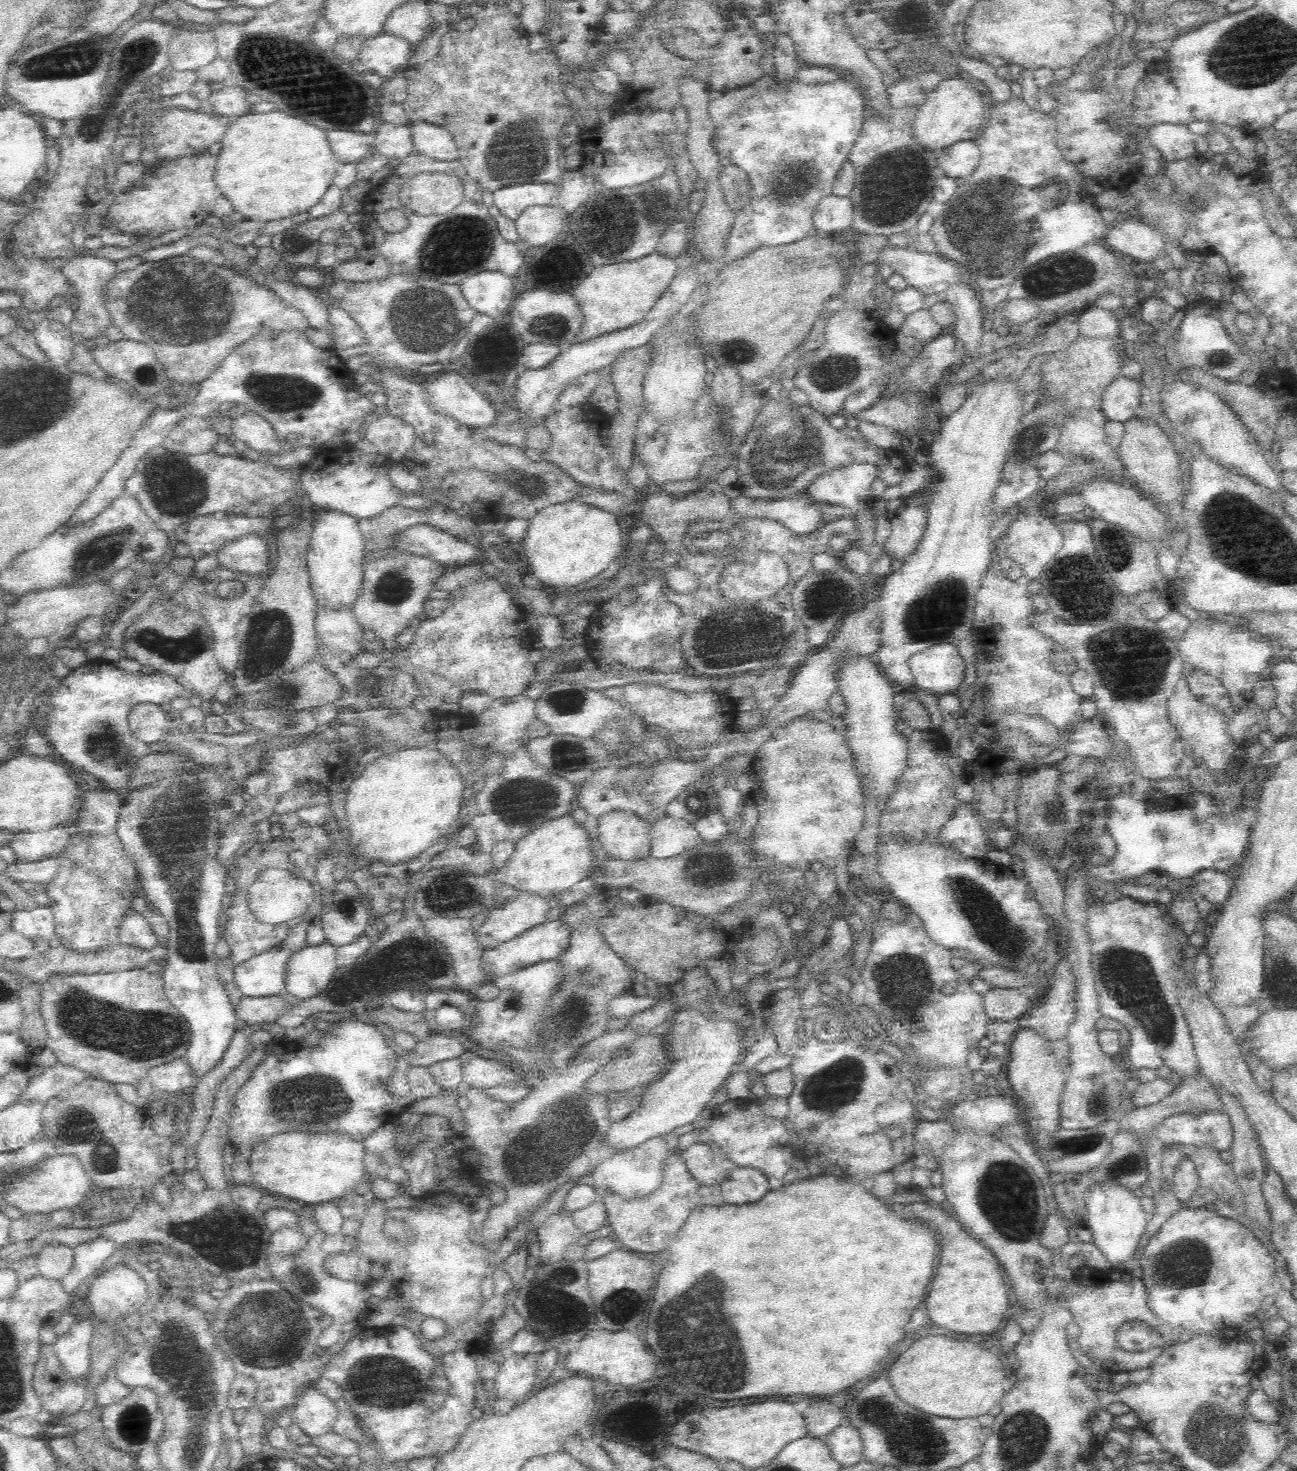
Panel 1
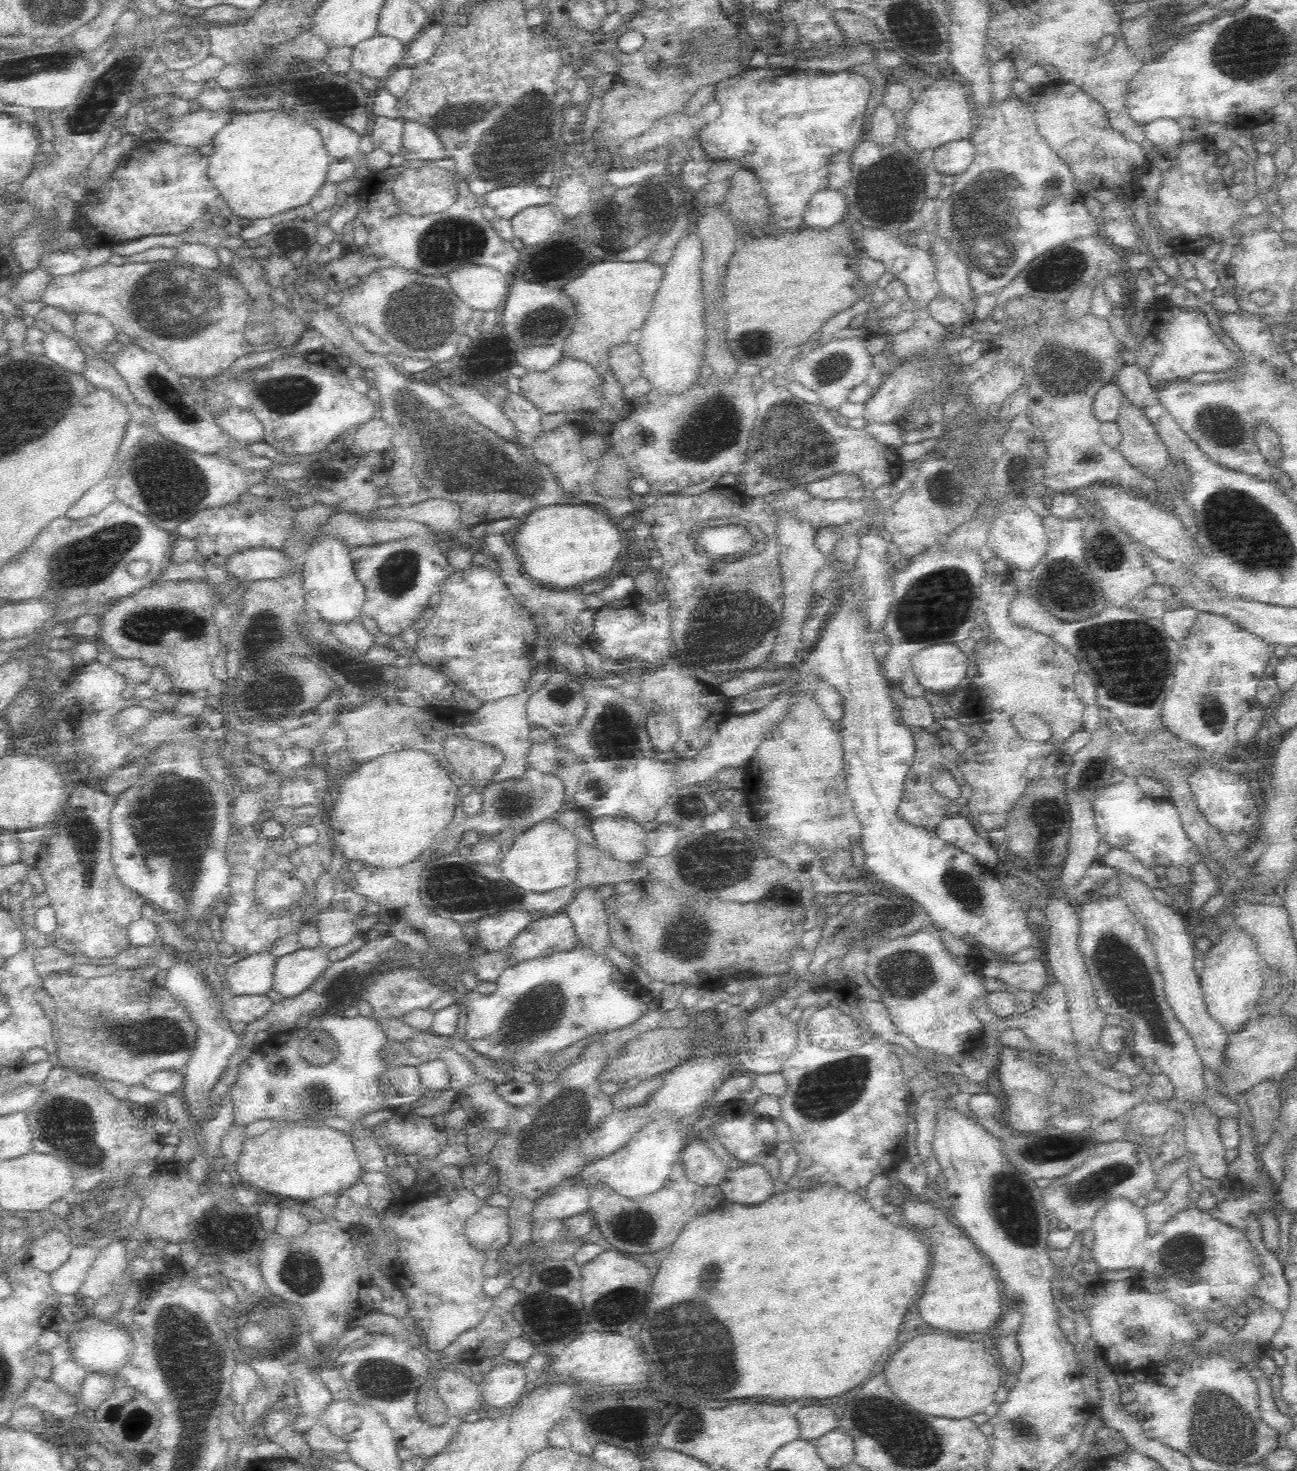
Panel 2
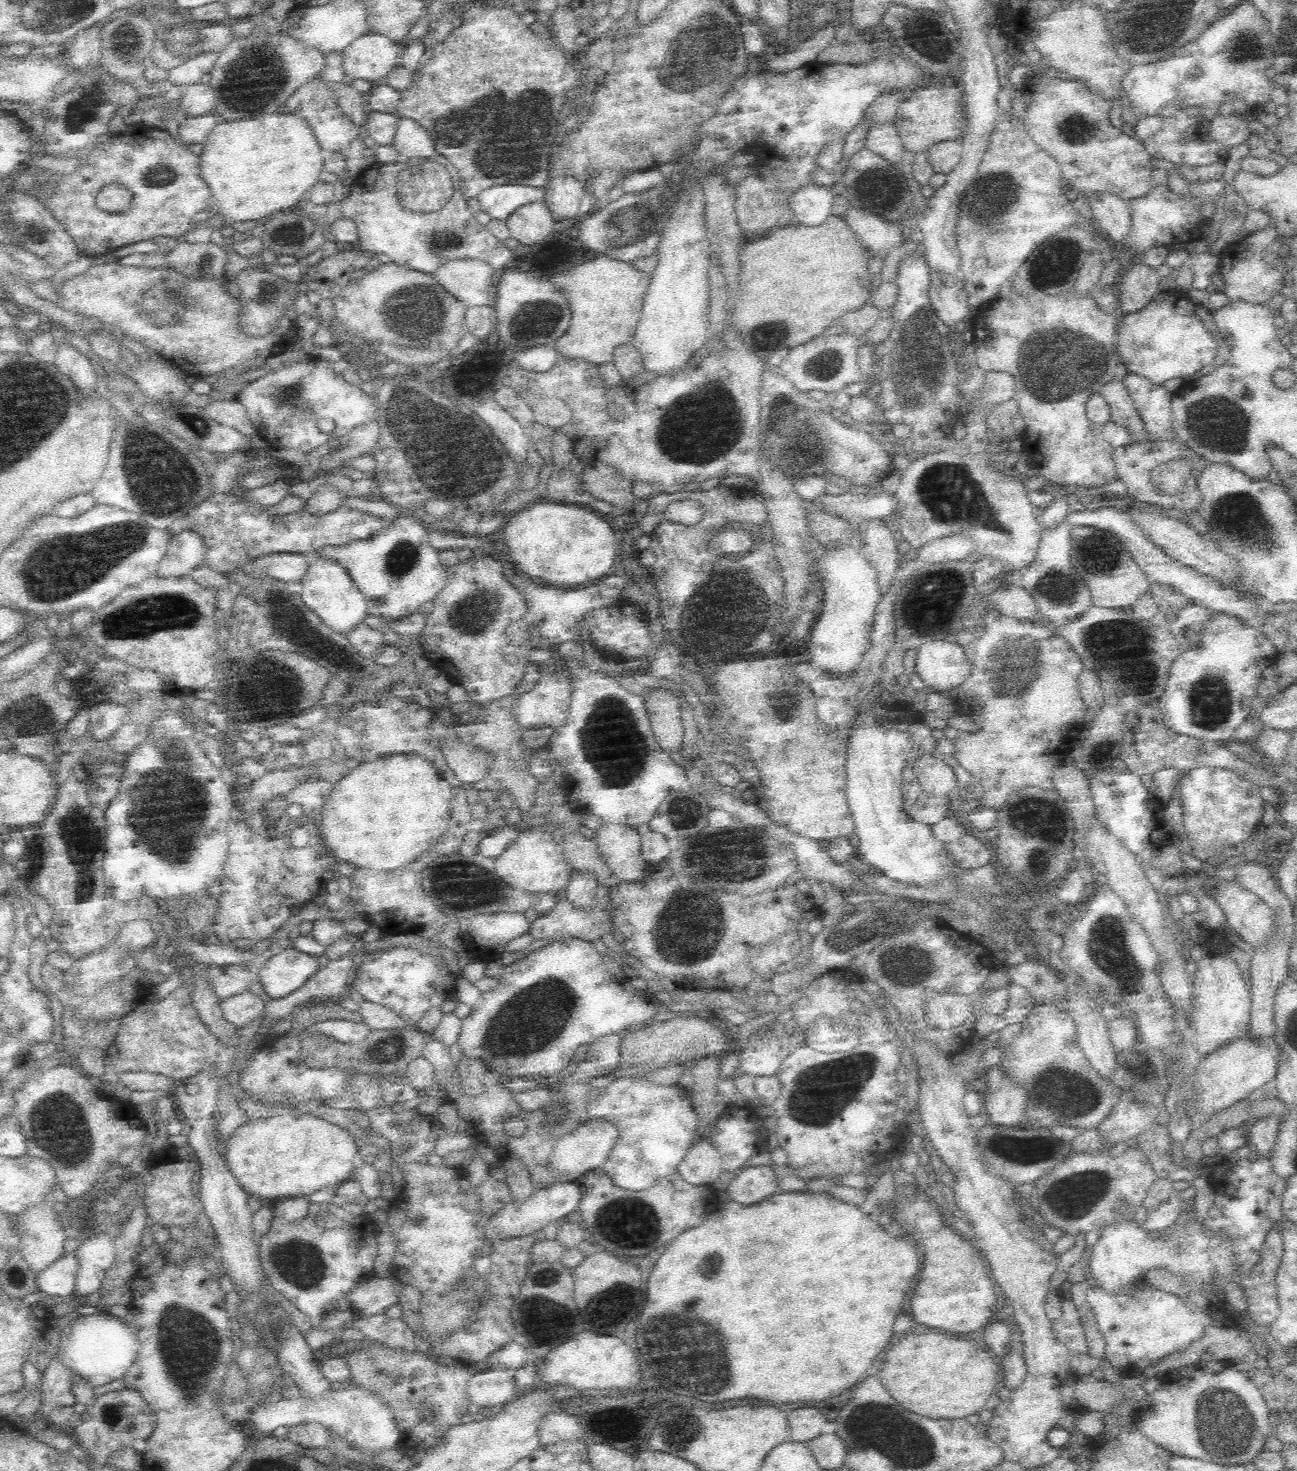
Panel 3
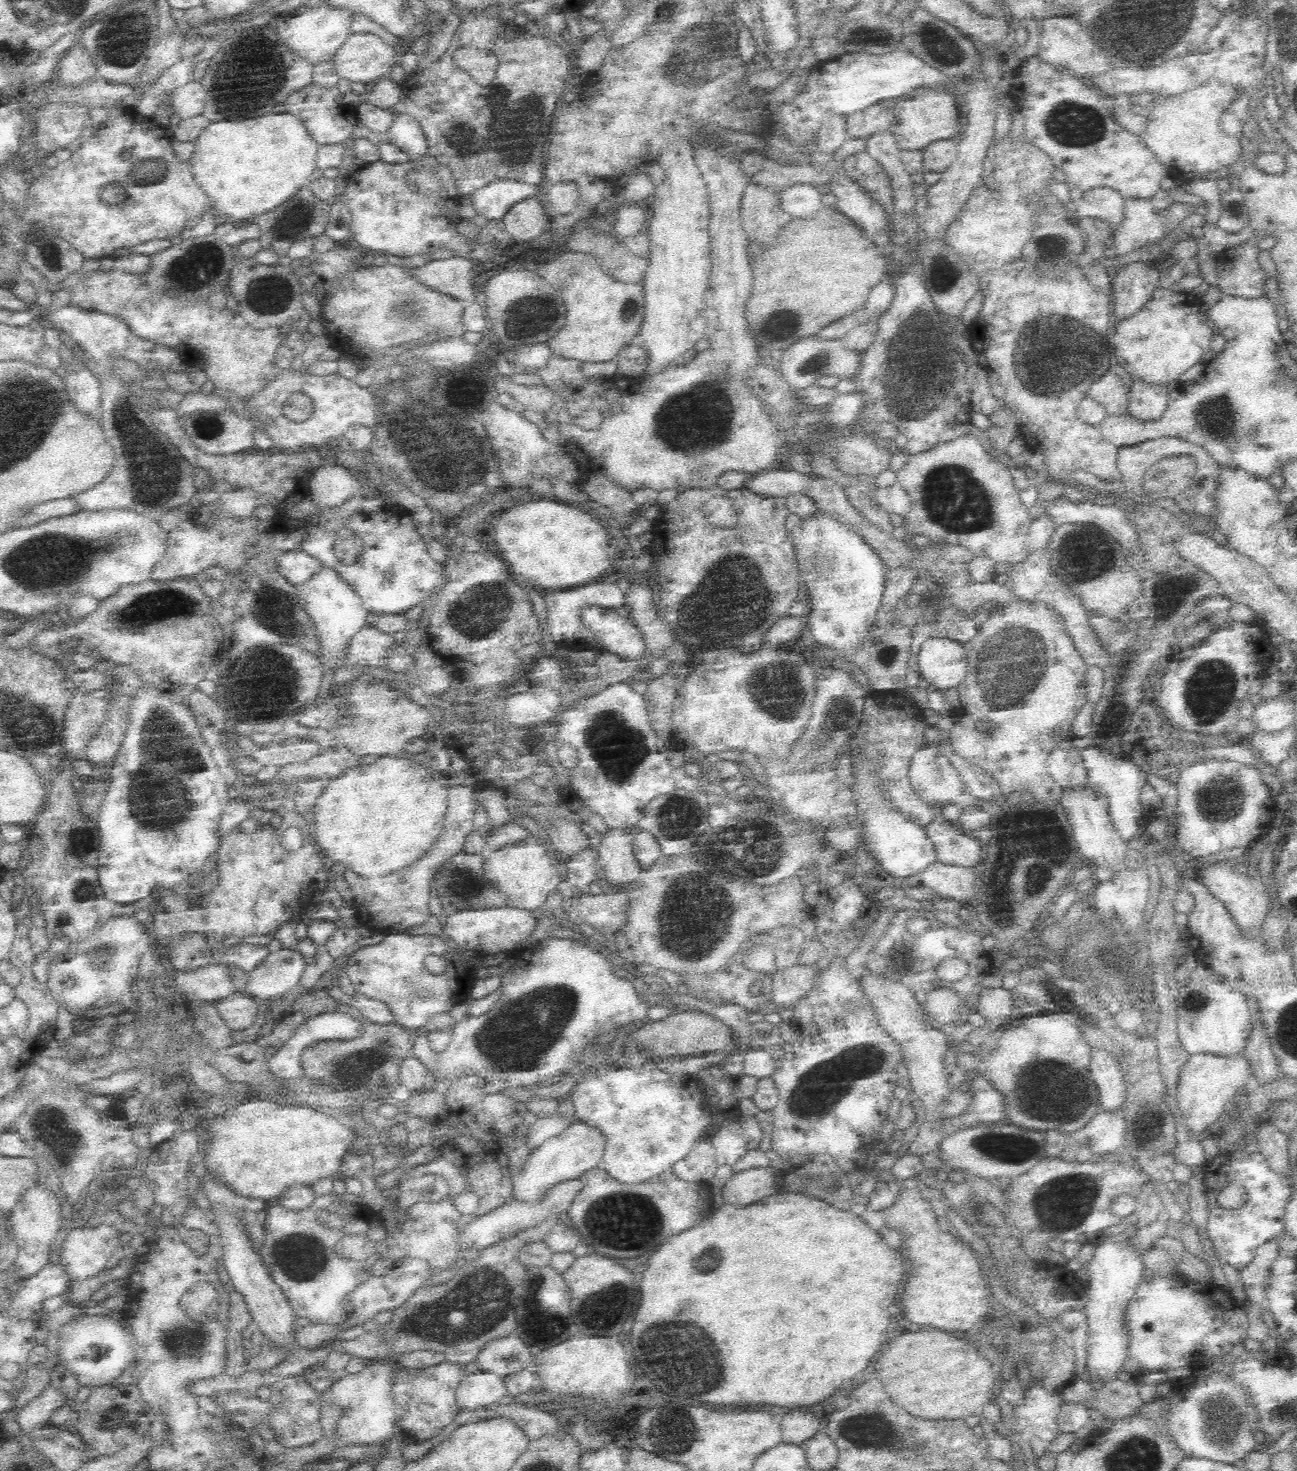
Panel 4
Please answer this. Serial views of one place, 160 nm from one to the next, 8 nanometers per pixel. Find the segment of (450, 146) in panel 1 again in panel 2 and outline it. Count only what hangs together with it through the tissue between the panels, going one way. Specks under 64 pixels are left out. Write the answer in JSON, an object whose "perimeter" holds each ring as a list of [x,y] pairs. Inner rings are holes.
{"perimeter":[[[404,121],[402,148],[398,154],[407,161],[450,158],[436,132],[416,121]]]}

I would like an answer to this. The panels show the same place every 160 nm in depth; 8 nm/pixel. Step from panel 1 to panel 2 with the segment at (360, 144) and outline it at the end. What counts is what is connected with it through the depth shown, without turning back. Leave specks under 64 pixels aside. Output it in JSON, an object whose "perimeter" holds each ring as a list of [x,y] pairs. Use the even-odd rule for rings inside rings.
{"perimeter":[[[312,116],[312,124],[320,130],[326,152],[331,160],[355,159],[357,161],[361,136],[356,131],[350,130],[330,118]]]}

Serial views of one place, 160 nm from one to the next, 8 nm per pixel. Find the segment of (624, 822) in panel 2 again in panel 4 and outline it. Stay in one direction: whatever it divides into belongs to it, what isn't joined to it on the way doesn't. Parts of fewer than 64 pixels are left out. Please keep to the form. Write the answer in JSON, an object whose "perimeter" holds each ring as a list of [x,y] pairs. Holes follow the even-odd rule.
{"perimeter":[[[609,829],[595,841],[599,857],[597,865],[604,870],[602,884],[606,889],[622,888],[639,877],[642,868],[633,852],[634,836],[635,831]]]}

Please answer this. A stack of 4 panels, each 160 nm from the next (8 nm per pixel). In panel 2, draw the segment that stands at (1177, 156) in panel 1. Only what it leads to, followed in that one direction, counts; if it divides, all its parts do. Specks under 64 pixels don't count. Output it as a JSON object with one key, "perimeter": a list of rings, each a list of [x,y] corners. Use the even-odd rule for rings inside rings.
{"perimeter":[[[1156,118],[1145,124],[1143,129],[1146,132],[1147,145],[1151,145],[1157,150],[1167,148],[1168,152],[1172,154],[1173,161],[1176,160],[1177,156],[1173,153],[1182,144],[1182,126],[1170,118]]]}

